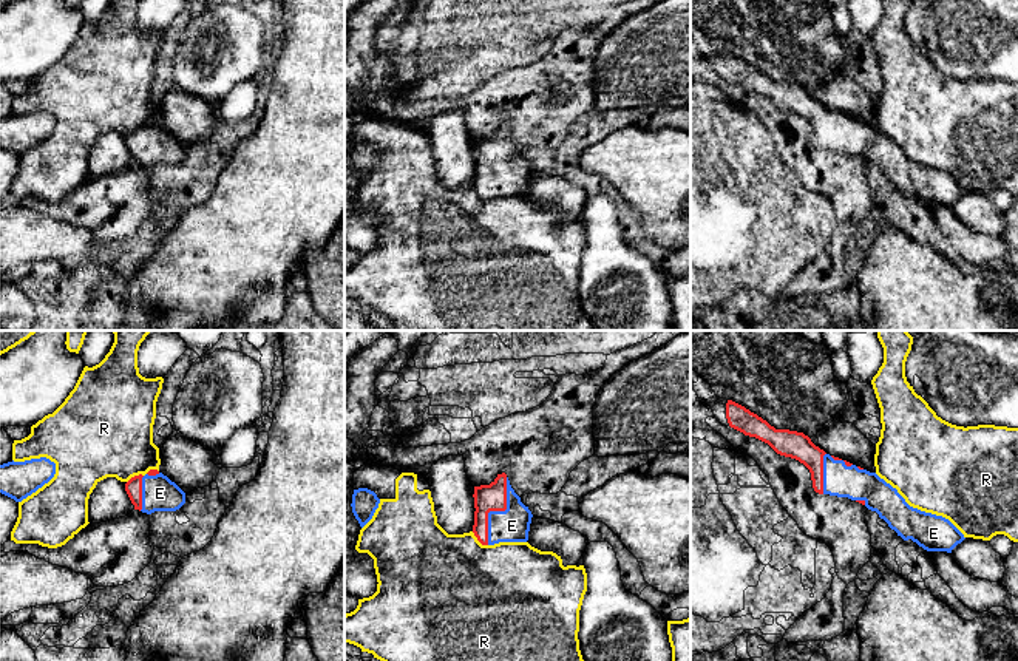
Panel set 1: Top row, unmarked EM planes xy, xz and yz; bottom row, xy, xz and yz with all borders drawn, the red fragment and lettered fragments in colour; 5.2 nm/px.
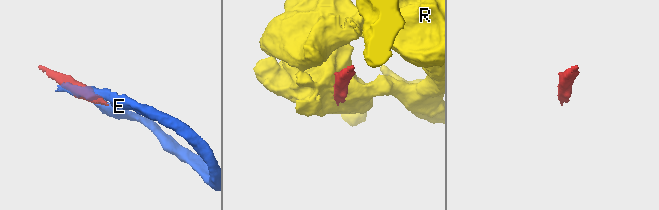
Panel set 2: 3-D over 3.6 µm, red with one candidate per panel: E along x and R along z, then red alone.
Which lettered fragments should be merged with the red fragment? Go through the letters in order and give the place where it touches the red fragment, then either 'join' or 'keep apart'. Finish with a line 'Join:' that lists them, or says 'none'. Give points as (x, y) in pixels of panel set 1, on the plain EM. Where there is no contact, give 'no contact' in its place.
E: meets red in xz at (496, 164); join
R: meets red in xz at (479, 195); keep apart
Join: E

